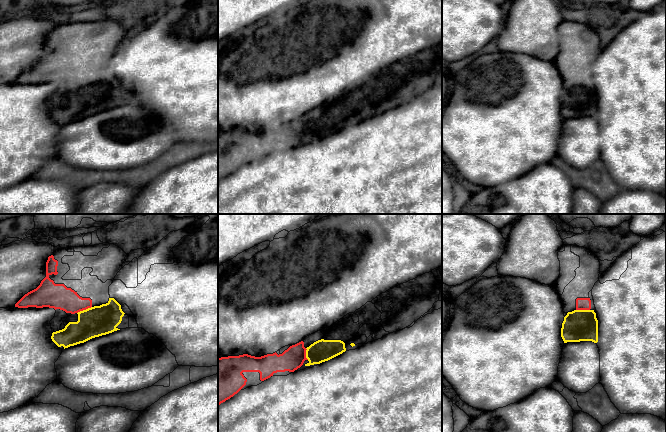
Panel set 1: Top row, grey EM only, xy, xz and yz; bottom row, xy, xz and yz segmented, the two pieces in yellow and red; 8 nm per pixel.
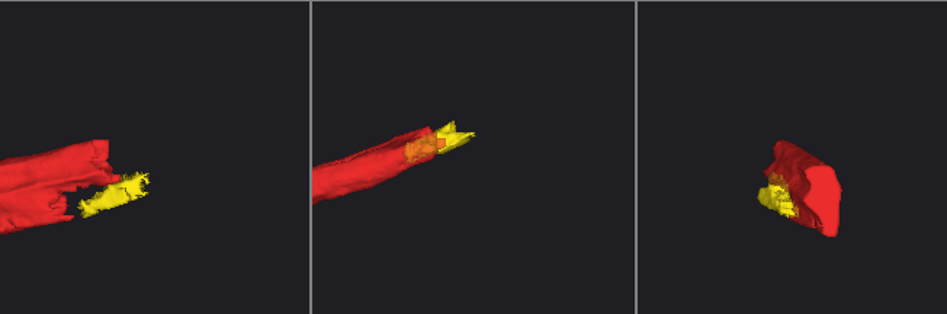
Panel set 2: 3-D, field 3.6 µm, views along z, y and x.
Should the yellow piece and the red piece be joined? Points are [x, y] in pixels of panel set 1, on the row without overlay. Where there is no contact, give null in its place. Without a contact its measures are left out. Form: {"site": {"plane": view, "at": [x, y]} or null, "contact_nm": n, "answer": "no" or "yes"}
{"site": {"plane": "xy", "at": [84, 86]}, "contact_nm": 130, "answer": "yes"}

